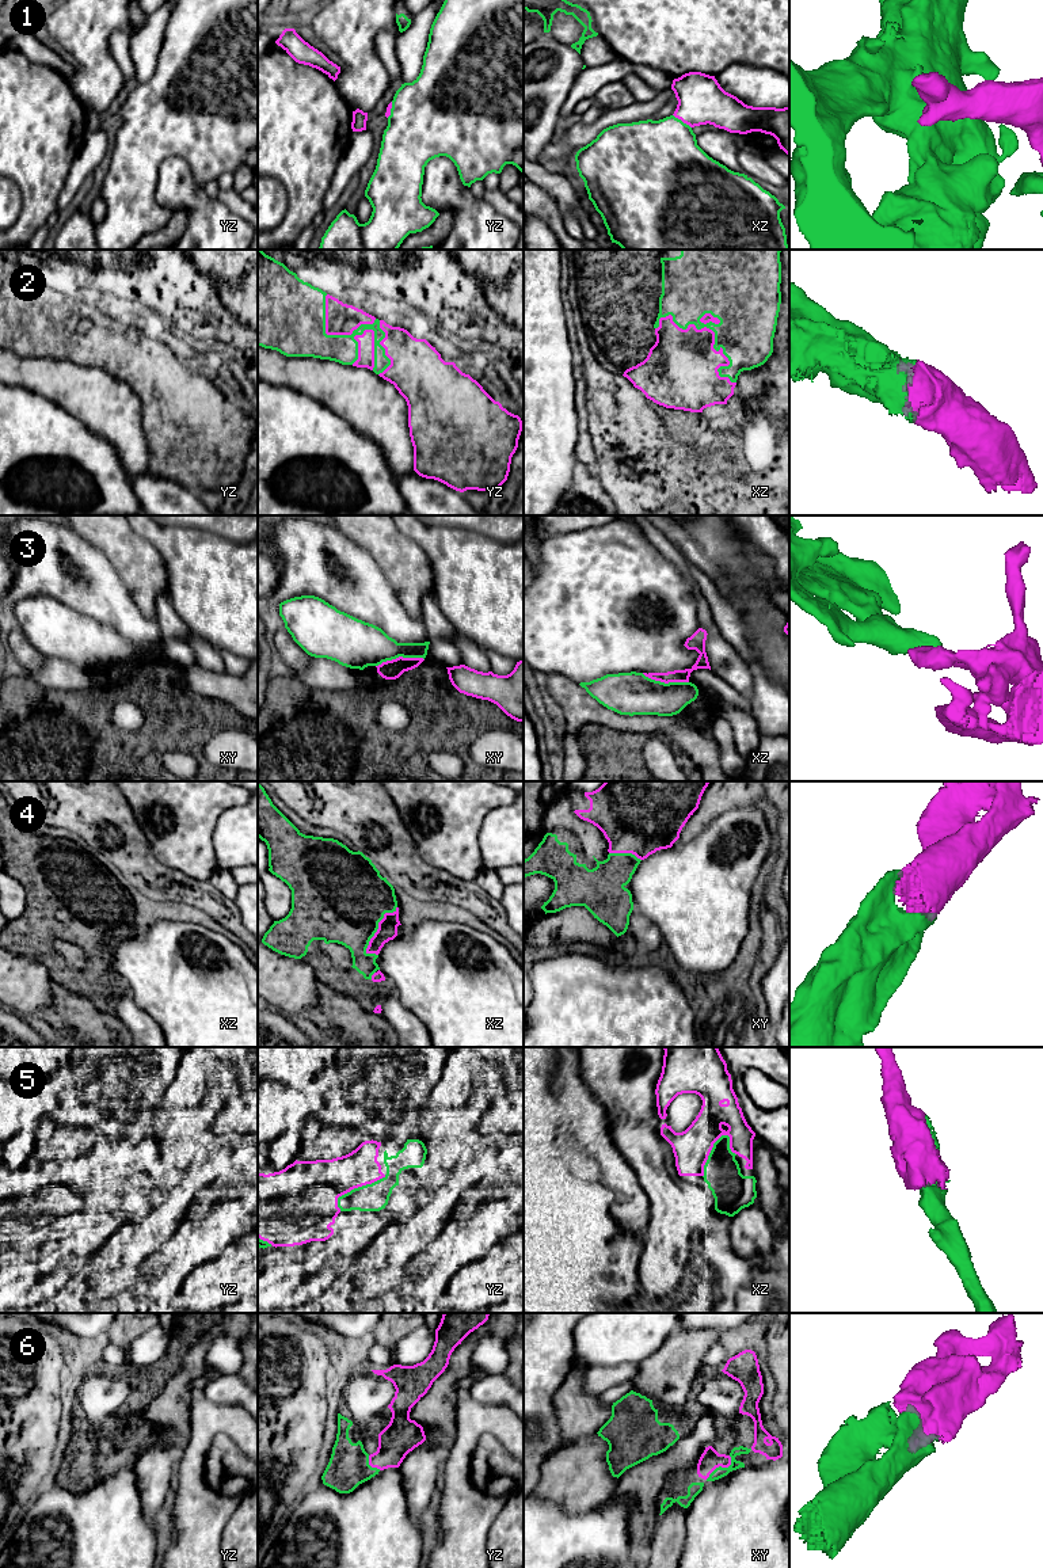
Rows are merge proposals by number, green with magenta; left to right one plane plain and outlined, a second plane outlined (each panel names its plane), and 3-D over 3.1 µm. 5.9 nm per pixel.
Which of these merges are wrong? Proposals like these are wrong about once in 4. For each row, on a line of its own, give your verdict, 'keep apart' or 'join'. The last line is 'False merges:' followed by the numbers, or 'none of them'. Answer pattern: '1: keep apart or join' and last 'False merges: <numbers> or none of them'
1: join
2: join
3: keep apart
4: join
5: join
6: join
False merges: 3

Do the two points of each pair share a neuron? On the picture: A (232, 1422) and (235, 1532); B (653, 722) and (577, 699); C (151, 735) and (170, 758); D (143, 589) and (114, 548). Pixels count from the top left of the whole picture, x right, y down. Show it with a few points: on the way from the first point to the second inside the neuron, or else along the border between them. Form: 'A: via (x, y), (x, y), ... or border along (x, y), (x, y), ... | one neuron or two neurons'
A: border along (243, 1496), (223, 1532) | two neurons
B: via (634, 722), (617, 722), (596, 714) | one neuron
C: border along (197, 758), (189, 753), (167, 752), (162, 765) | two neurons
D: via (143, 579), (124, 558) | one neuron

